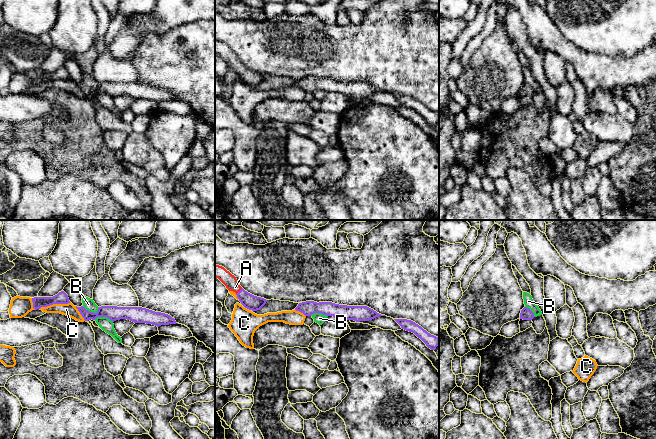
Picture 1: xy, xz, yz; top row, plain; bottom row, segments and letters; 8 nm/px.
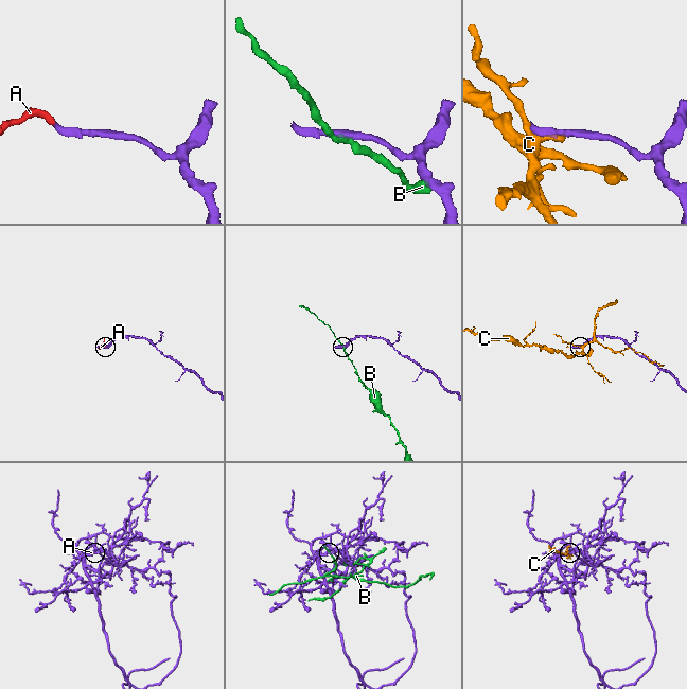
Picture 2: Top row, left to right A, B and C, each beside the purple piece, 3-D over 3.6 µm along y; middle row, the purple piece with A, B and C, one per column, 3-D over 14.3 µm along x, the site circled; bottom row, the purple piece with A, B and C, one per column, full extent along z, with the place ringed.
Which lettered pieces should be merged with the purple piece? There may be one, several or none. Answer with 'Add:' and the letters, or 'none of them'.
Add: none of them

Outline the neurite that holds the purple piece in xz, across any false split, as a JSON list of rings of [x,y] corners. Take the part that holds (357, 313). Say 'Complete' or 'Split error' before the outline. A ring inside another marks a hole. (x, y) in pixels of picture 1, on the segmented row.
Complete. [[[306,301],[299,303],[295,310],[303,313],[305,316],[311,316],[314,313],[321,313],[326,316],[341,317],[356,322],[369,321],[379,316],[385,316],[367,306],[347,306],[332,302],[317,303],[314,301]]]

